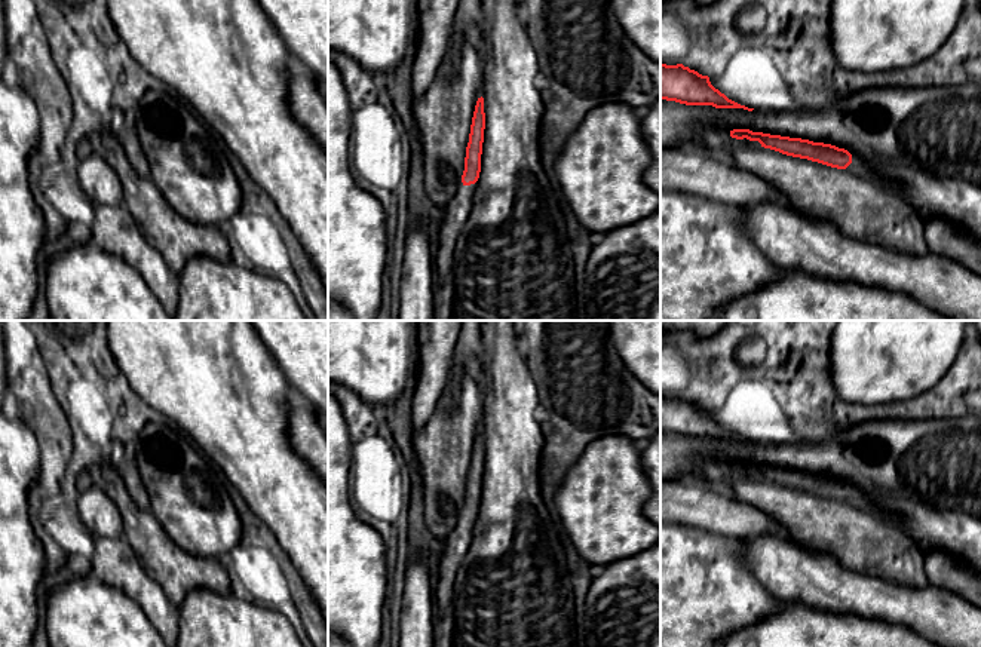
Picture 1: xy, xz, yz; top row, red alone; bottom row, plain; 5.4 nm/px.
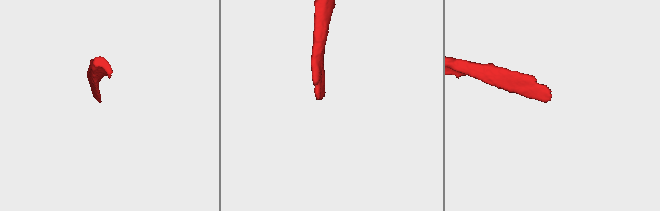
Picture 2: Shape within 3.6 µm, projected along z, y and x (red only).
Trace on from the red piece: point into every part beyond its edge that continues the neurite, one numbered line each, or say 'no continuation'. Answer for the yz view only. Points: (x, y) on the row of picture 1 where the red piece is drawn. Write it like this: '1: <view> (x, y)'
1: yz (858, 166)

